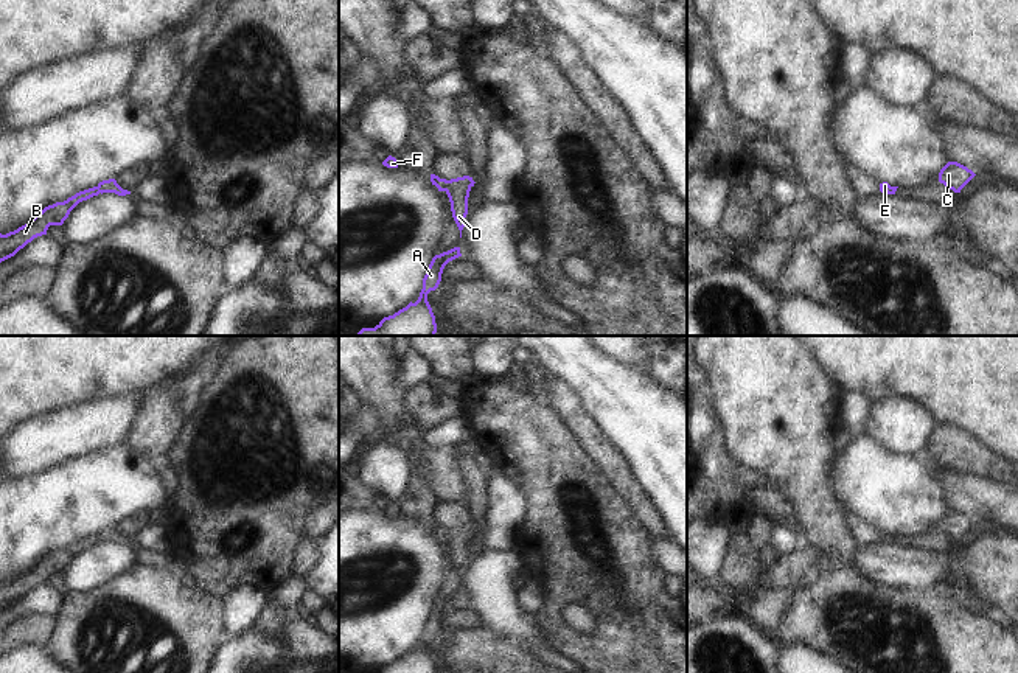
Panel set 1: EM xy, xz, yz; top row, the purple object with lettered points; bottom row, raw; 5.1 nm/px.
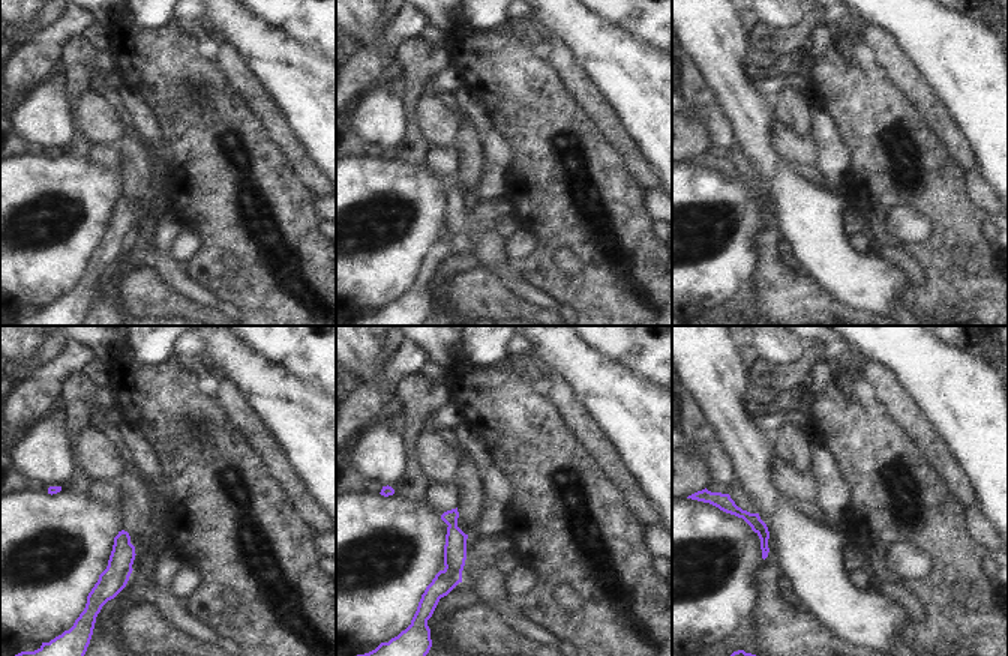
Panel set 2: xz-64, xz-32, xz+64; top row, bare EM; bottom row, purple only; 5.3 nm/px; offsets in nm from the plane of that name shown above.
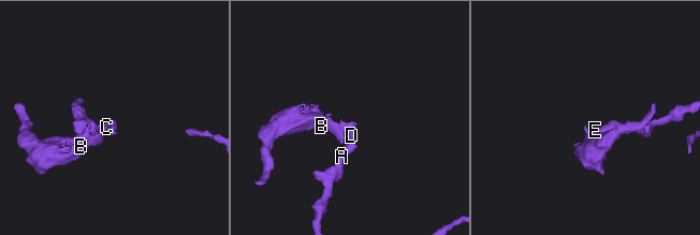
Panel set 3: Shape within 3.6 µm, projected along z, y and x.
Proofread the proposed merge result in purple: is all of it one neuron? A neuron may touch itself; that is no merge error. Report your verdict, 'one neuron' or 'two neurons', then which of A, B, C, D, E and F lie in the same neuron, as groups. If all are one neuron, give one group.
two neurons | A C D E / B F

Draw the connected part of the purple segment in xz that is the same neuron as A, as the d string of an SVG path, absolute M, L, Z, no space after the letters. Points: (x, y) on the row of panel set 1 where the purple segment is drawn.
M460 247L435 255L423 278L418 300L384 317L375 328L362 328L356 336L435 336L437 323L427 294L438 288L445 266L458 256Z

